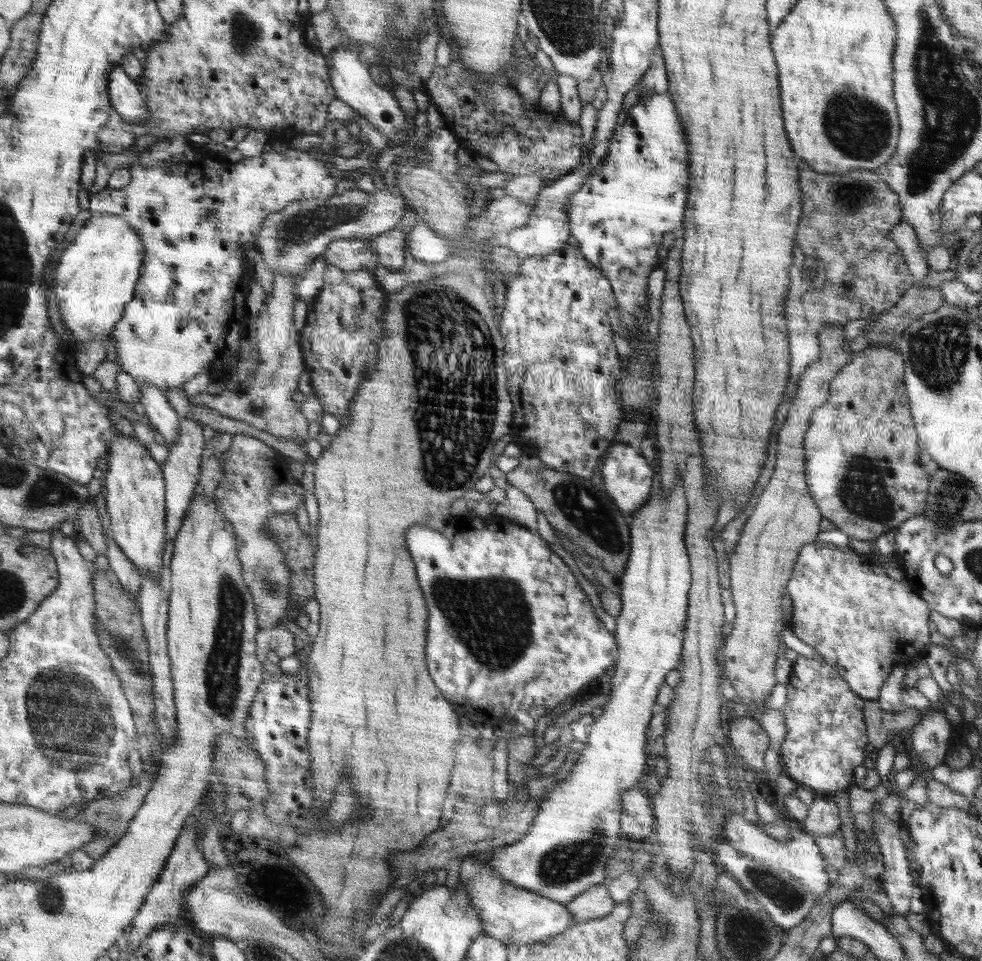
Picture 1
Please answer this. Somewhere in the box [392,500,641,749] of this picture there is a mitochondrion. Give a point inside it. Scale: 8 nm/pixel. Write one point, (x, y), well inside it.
(472, 607)

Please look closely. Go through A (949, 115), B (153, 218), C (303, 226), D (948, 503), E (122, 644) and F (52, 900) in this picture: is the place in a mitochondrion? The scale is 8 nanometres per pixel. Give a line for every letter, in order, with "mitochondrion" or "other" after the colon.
A: mitochondrion
B: other
C: mitochondrion
D: mitochondrion
E: mitochondrion
F: mitochondrion

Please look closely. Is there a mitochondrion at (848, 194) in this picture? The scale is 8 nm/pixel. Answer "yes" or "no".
yes

